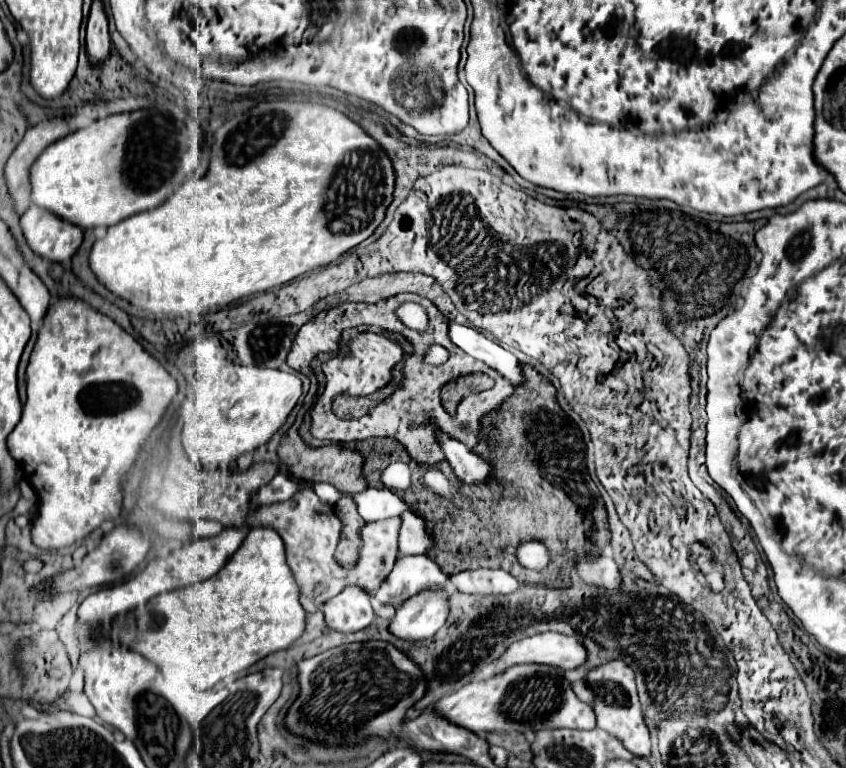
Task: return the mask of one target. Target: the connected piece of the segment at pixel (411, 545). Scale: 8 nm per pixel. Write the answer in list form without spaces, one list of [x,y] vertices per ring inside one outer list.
[[[411,511],[401,513],[401,529],[399,529],[399,555],[415,555],[427,553],[431,547],[431,539],[427,537],[425,523],[421,517]]]

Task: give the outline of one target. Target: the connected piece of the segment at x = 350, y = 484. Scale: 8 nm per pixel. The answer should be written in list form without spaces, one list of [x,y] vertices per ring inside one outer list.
[[[295,429],[287,431],[291,441],[281,441],[279,445],[279,457],[285,461],[285,465],[289,467],[289,471],[299,477],[299,479],[309,479],[309,481],[325,481],[331,483],[333,487],[337,487],[339,491],[347,491],[347,493],[359,493],[367,489],[367,483],[361,477],[361,467],[363,467],[363,457],[355,451],[349,451],[341,445],[329,445],[329,447],[321,447],[321,449],[311,449],[303,443],[303,439],[297,435]]]

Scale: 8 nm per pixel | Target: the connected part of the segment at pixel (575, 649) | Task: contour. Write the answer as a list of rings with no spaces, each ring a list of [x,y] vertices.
[[[547,631],[513,643],[503,659],[507,665],[545,663],[563,669],[577,669],[587,661],[587,649],[571,635]]]

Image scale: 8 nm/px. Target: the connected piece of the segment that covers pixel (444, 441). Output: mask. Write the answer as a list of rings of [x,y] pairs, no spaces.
[[[435,431],[435,437],[439,441],[441,451],[445,453],[445,459],[451,463],[455,477],[461,483],[473,485],[473,483],[487,483],[491,473],[495,471],[495,467],[481,459],[479,455],[475,455],[473,451],[469,451],[461,441],[449,437],[443,431]]]

